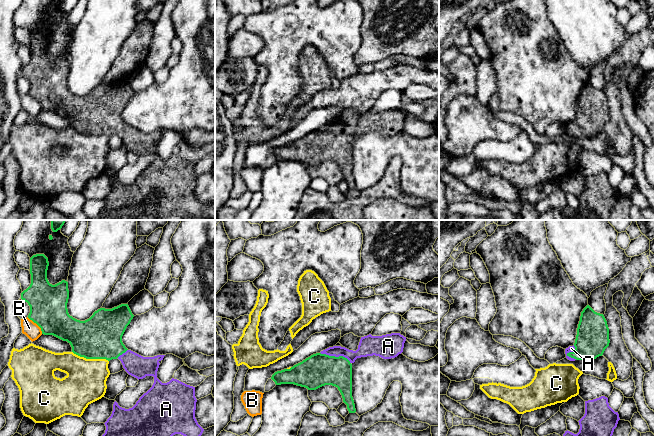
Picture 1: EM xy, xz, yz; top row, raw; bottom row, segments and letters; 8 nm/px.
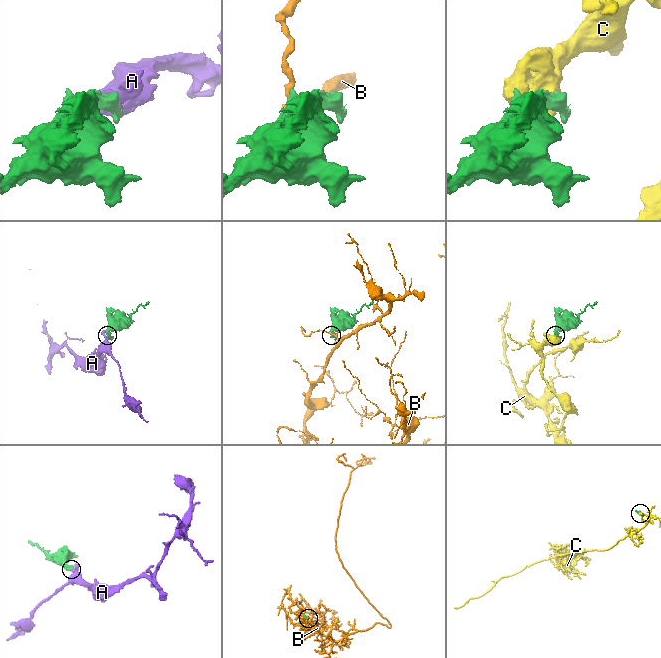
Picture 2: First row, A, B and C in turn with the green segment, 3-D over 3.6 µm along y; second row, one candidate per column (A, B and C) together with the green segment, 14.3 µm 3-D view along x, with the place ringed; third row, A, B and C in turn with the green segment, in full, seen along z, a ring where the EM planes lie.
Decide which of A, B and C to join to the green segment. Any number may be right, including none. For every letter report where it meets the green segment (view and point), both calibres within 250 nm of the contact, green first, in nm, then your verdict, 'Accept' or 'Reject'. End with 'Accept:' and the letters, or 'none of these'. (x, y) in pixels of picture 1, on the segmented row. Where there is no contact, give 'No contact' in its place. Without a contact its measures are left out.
A: Touches green at xz (336, 357). Thickness 260 nm (green) against 130 nm. Accept
B: Touches green at xy (36, 323). Thickness 300 nm (green) against 120 nm. Reject
C: Touches green at xy (90, 358). Thickness 360 nm (green) against 320 nm. Reject
Accept: A

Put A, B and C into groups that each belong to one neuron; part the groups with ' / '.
A / B / C

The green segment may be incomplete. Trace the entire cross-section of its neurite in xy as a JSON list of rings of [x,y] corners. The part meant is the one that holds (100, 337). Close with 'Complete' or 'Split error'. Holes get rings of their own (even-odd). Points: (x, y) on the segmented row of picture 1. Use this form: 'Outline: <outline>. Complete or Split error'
Outline: [[[36,254],[30,258],[31,284],[21,293],[21,299],[30,306],[28,318],[36,323],[44,335],[53,335],[67,341],[72,352],[86,359],[119,359],[125,371],[139,379],[153,376],[152,387],[144,393],[136,404],[129,409],[122,408],[115,401],[111,416],[104,423],[105,433],[102,436],[201,436],[204,429],[195,418],[196,402],[195,387],[187,385],[172,378],[167,383],[162,383],[157,378],[160,361],[165,355],[143,357],[128,350],[122,342],[122,336],[133,319],[128,304],[121,304],[112,309],[100,308],[93,315],[80,321],[69,315],[67,303],[69,299],[68,282],[52,285],[47,279],[49,262],[44,254]]]. Split error

